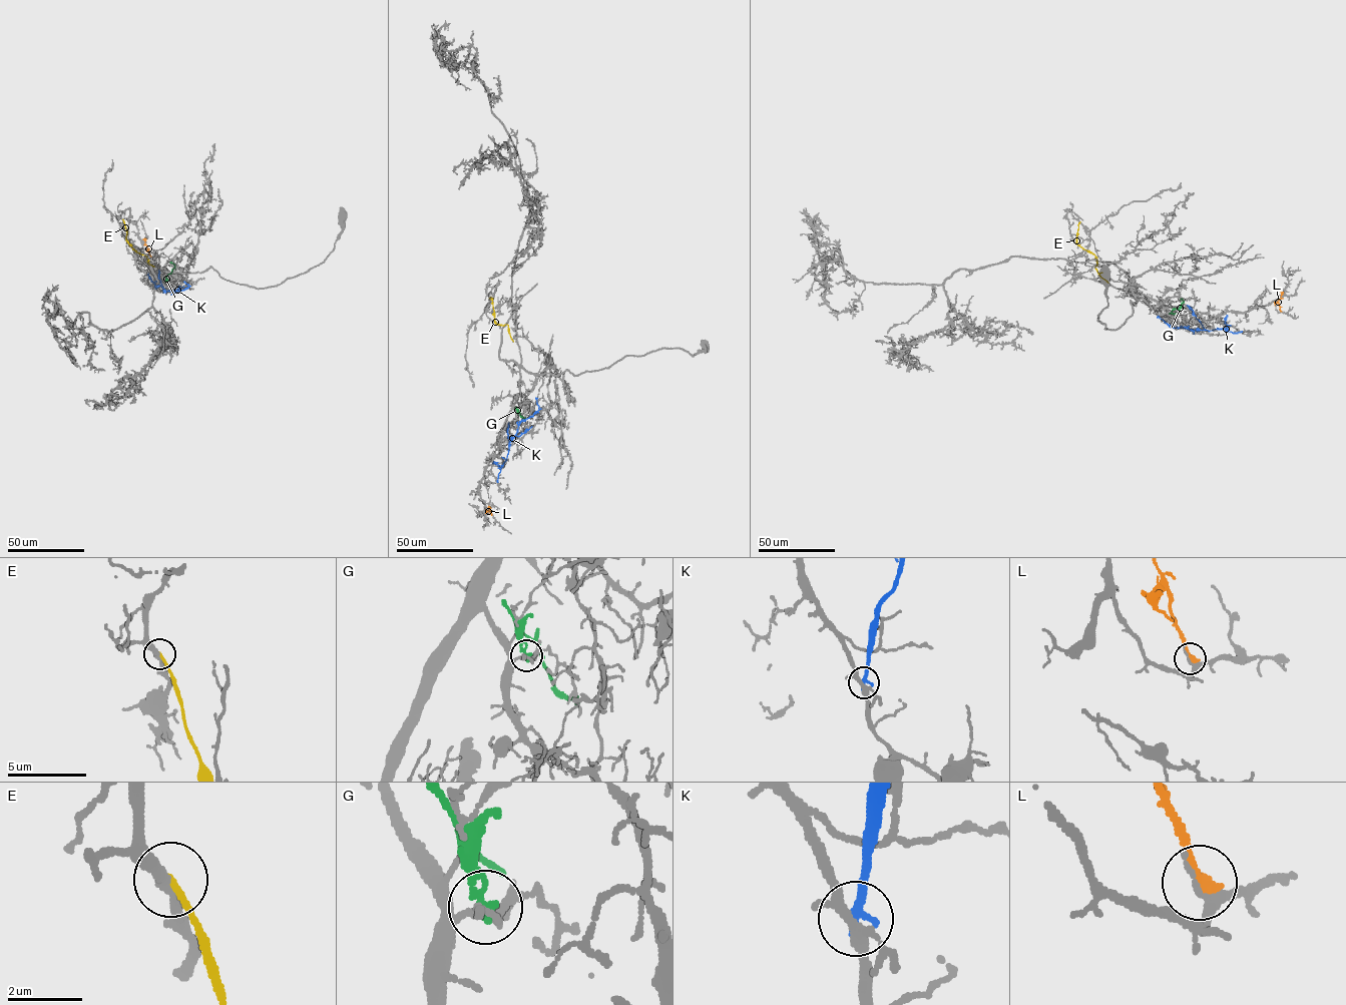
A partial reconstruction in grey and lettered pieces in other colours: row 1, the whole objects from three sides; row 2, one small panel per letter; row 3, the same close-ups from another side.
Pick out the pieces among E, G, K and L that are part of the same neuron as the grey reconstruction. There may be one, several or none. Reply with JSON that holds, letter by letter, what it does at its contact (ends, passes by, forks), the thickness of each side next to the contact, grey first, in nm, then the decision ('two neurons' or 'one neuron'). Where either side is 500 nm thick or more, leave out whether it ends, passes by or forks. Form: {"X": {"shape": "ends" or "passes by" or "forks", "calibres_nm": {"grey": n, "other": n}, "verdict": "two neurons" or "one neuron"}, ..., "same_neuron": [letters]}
{"E": {"shape": "ends", "calibres_nm": {"grey": 320, "other": 180}, "verdict": "two neurons"}, "G": {"shape": "ends", "calibres_nm": {"grey": 200, "other": 300}, "verdict": "two neurons"}, "K": {"shape": "ends", "calibres_nm": {"grey": 280, "other": 320}, "verdict": "two neurons"}, "L": {"shape": "ends", "calibres_nm": {"grey": 200, "other": 440}, "verdict": "two neurons"}, "same_neuron": []}

